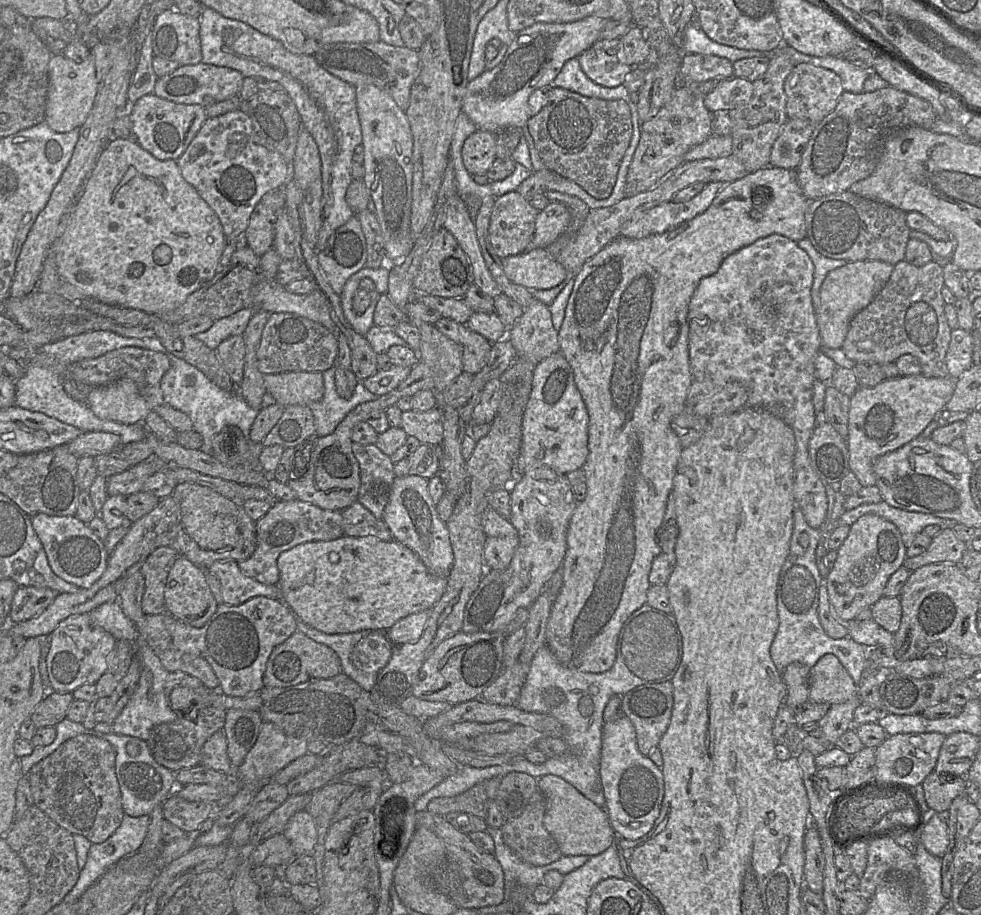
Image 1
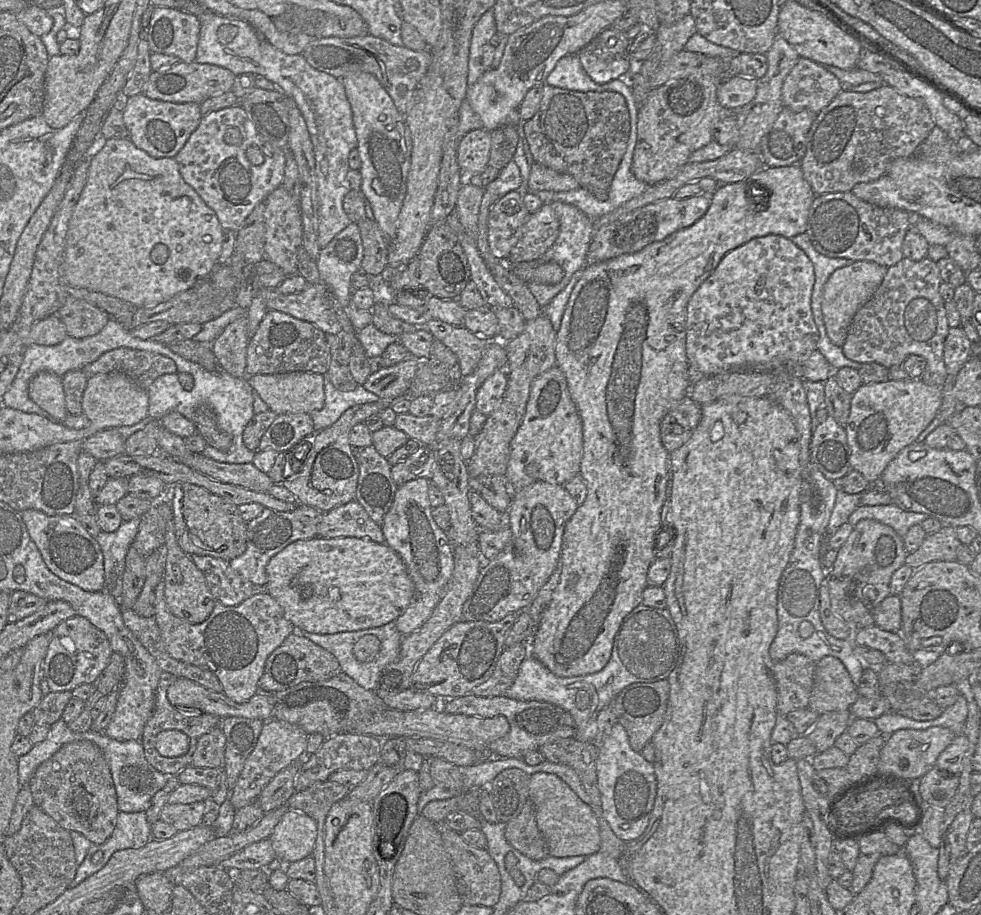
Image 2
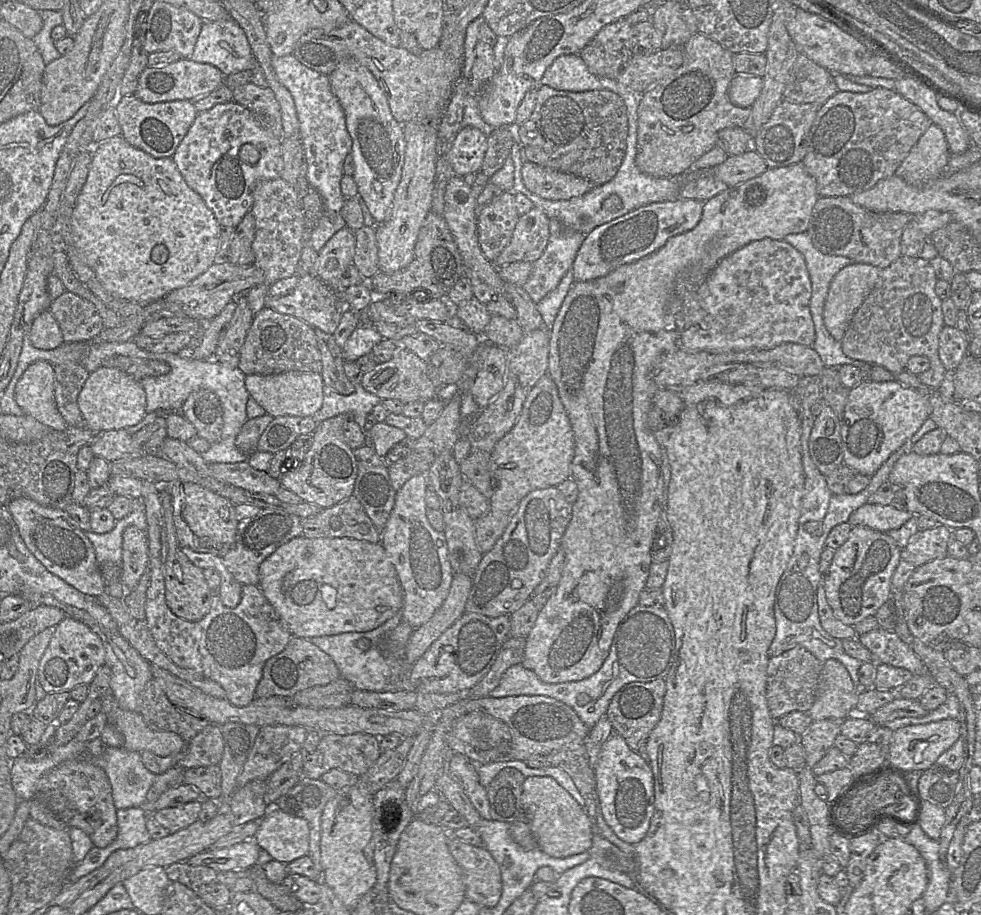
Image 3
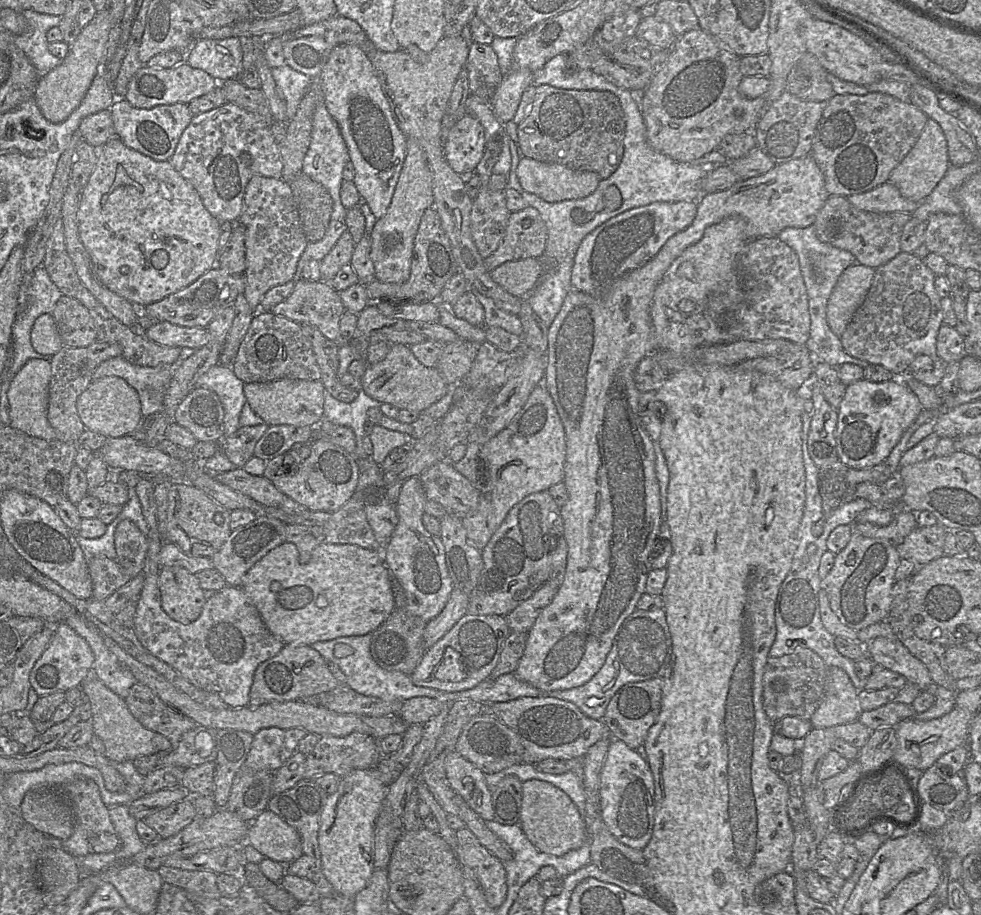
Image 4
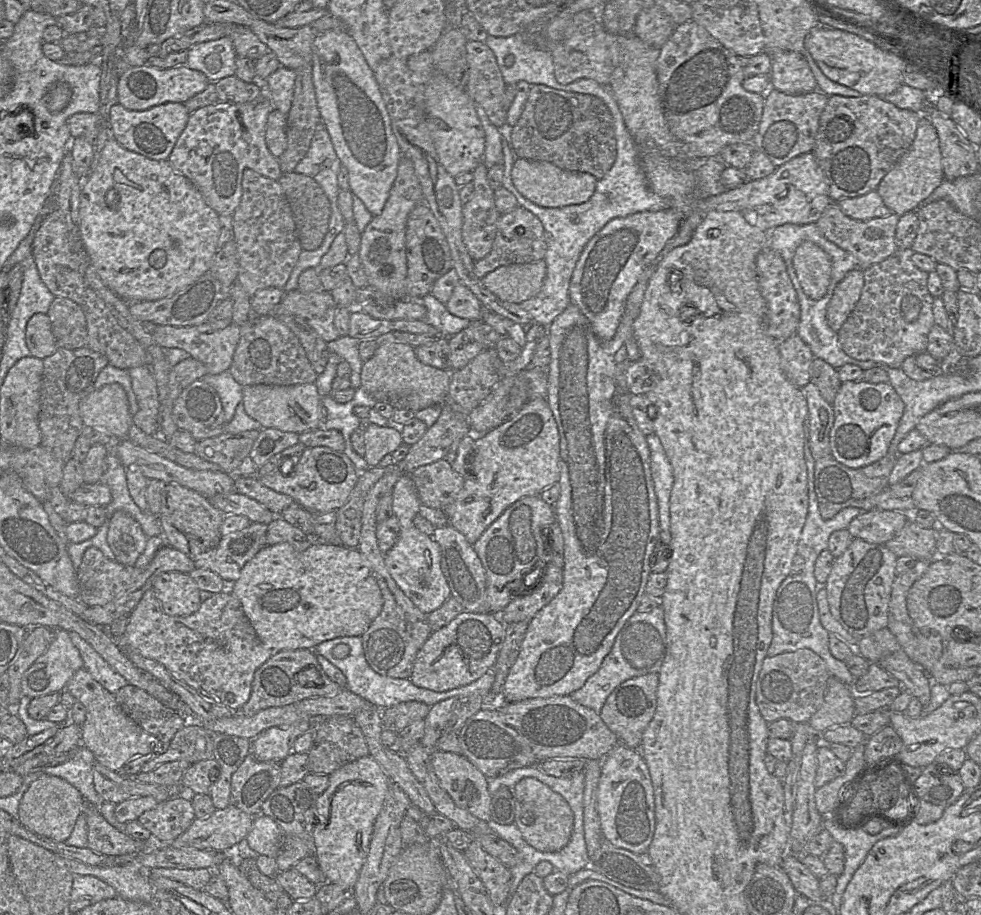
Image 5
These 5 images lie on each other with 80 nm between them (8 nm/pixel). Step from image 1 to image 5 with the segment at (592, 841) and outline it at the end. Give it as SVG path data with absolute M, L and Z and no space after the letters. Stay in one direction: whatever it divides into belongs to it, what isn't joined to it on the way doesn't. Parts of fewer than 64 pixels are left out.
M531 777L521 779L514 786L514 791L514 823L526 842L541 852L557 852L565 847L571 838L574 824L574 814L565 799L544 783Z

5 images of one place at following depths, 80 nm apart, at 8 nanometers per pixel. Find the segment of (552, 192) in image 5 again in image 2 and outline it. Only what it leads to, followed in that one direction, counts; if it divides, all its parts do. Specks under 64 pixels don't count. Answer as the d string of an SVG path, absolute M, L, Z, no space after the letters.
M538 163L530 166L530 175L526 182L531 191L565 192L580 187L577 180L569 174L555 171Z

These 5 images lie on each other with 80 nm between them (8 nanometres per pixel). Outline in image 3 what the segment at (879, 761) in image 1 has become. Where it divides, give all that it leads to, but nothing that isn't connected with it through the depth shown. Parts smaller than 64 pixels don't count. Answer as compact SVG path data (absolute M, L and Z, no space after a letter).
M943 719L936 722L931 722L925 725L910 725L899 728L893 731L891 743L888 752L888 759L884 764L888 767L895 768L899 771L910 772L920 771L924 772L936 764L938 757L947 751L961 736L961 724L956 719Z

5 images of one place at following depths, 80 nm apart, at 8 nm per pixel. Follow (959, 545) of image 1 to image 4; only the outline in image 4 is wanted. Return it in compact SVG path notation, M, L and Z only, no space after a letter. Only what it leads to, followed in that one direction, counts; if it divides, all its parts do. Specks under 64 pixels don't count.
M939 524L913 529L896 547L901 559L911 560L918 566L944 555L943 544L947 530Z

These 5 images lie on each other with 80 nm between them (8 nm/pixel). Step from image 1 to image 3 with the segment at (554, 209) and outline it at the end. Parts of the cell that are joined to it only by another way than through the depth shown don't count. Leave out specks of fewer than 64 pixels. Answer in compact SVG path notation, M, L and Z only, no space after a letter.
M534 206L529 212L520 215L509 244L493 261L500 267L514 262L536 261L546 249L550 238L550 219Z

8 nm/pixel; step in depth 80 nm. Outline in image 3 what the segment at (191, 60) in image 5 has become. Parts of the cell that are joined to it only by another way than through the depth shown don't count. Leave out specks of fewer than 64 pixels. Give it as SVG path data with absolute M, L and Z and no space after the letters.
M231 18L203 22L190 59L215 66L225 77L258 67L243 29Z

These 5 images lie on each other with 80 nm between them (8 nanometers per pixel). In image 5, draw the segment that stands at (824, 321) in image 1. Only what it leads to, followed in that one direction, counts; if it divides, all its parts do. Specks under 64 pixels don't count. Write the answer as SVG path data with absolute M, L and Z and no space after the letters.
M860 268L849 271L837 285L827 307L829 326L838 332L858 303L864 286L864 273Z

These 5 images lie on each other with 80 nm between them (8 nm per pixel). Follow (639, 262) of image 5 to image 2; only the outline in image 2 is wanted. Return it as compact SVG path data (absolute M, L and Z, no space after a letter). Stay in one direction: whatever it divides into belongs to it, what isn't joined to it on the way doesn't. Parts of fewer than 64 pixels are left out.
M700 194L686 199L673 196L638 208L600 227L593 233L586 255L586 265L639 252L651 243L662 241L674 232L692 226L707 212L712 196L713 194Z

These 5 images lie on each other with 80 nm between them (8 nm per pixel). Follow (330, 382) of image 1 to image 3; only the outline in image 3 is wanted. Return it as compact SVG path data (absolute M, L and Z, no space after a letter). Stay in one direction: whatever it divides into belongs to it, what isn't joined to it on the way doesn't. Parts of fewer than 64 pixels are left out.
M361 384L355 386L355 391L350 395L341 395L335 392L327 385L323 386L323 403L320 410L313 416L316 423L336 417L341 414L347 414L355 421L363 430L366 417L371 413L372 409L381 404L382 400L376 395L365 391Z

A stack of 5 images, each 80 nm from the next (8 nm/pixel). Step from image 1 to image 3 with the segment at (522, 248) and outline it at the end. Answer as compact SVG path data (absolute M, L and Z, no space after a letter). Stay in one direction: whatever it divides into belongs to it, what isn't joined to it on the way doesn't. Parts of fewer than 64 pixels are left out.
M504 191L497 200L478 209L479 244L489 261L493 262L509 244L519 217L514 191Z

